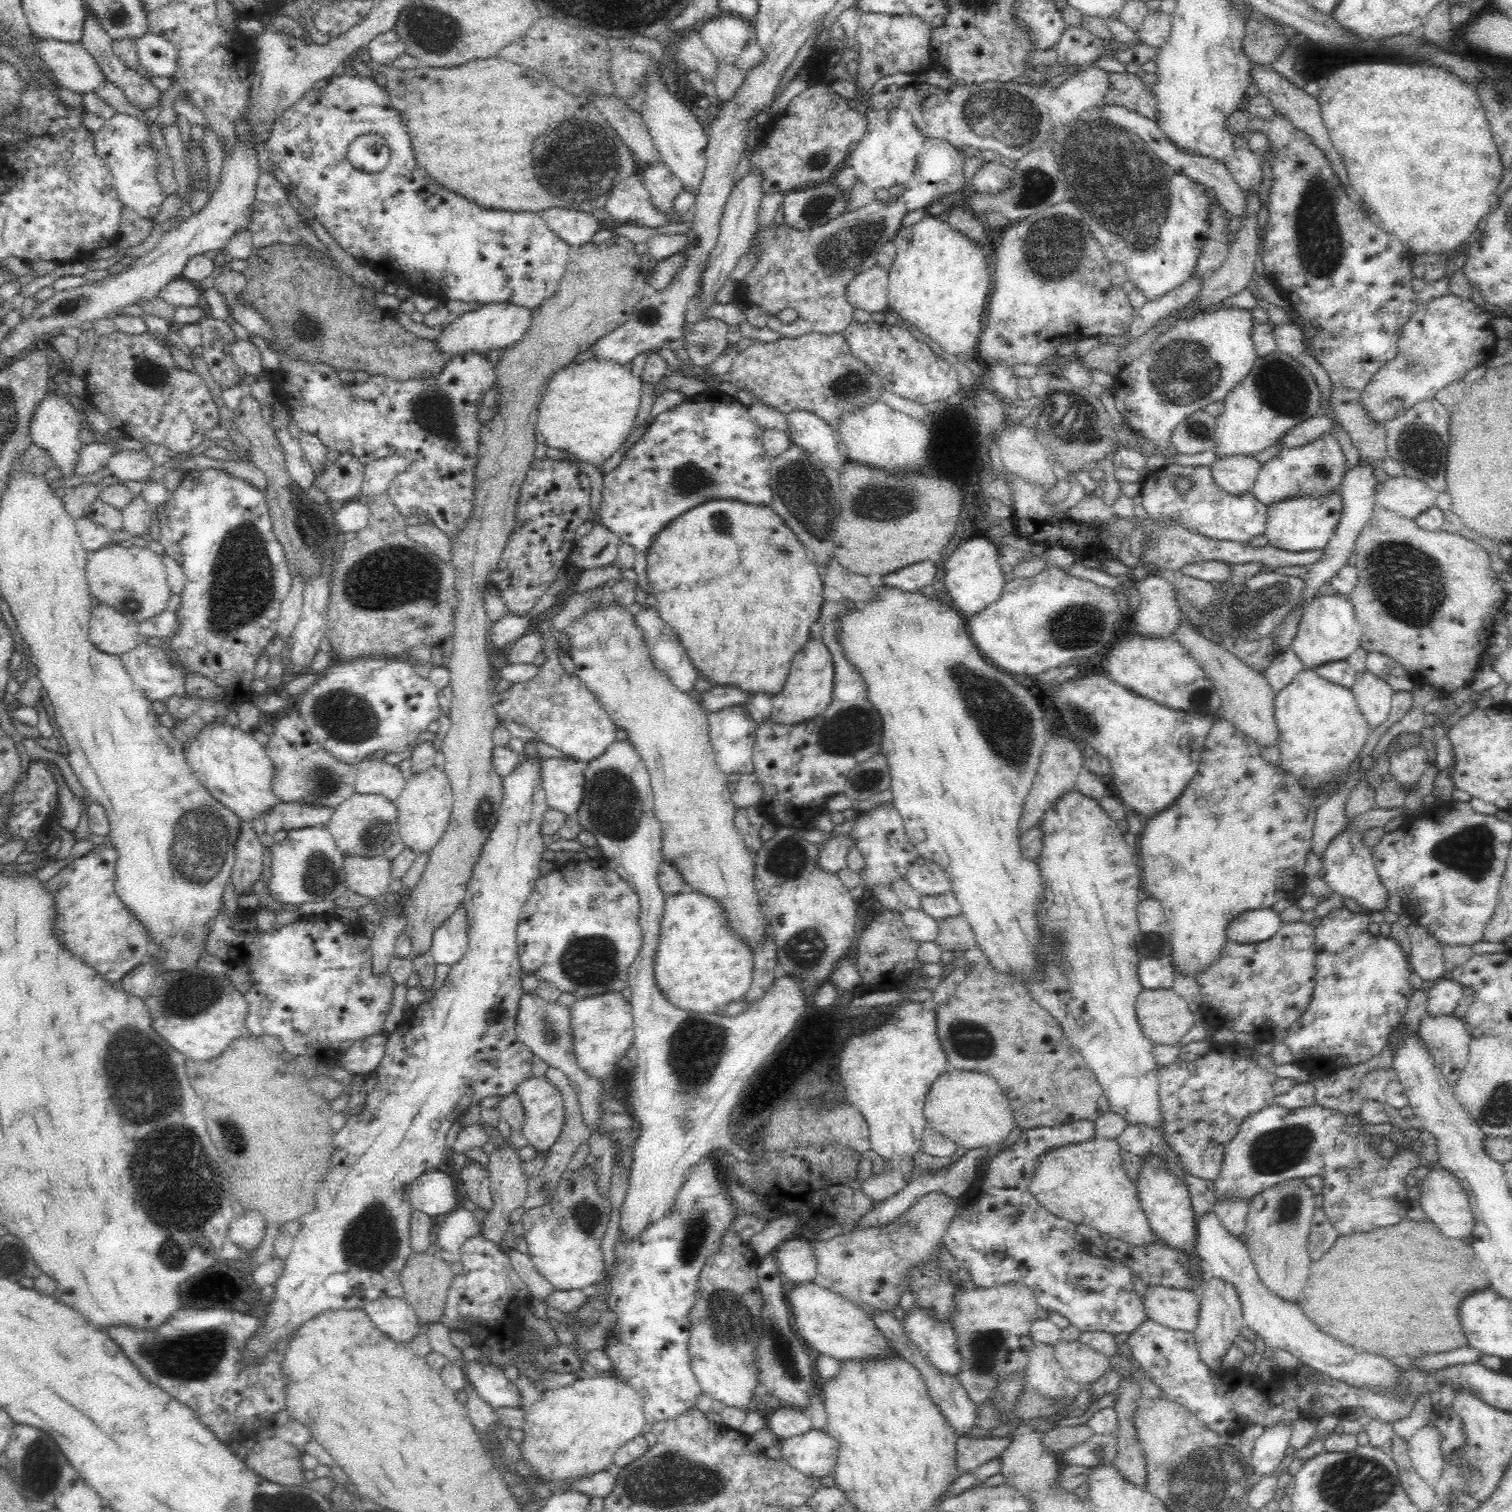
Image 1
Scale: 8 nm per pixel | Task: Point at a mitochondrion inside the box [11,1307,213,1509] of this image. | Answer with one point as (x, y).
(42, 1466)

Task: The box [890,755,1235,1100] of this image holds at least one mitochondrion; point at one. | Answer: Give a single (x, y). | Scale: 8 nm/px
(970, 1041)

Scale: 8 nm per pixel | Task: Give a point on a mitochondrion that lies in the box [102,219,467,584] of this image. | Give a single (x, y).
(307, 524)

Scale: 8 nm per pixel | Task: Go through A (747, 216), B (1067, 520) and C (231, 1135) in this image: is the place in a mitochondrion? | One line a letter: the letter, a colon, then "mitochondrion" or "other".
A: other
B: other
C: mitochondrion

